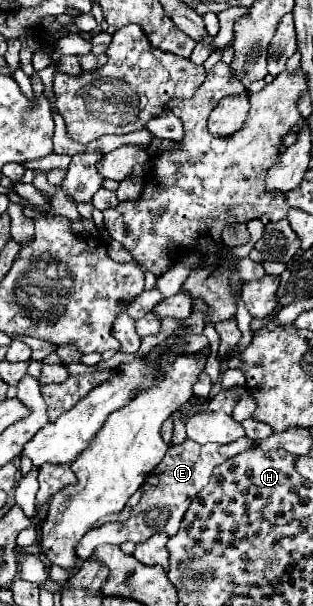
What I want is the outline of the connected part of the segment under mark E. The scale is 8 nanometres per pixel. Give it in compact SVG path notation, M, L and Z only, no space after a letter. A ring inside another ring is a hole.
M185 439L181 445L171 445L167 455L163 457L163 461L159 463L159 467L155 467L145 481L145 495L141 497L141 501L133 507L133 515L123 521L123 523L105 523L97 529L91 529L89 535L85 535L85 539L81 539L81 543L77 545L77 555L81 559L87 559L93 555L95 547L99 545L123 545L127 541L133 543L143 543L147 541L151 535L163 531L169 537L177 533L179 523L189 507L189 503L193 501L193 497L199 493L201 487L205 487L205 483L211 477L211 471L215 465L227 461L229 457L251 449L253 447L253 439L239 439L233 441L229 445L217 445L217 443L207 443L207 445L199 445L191 439Z

